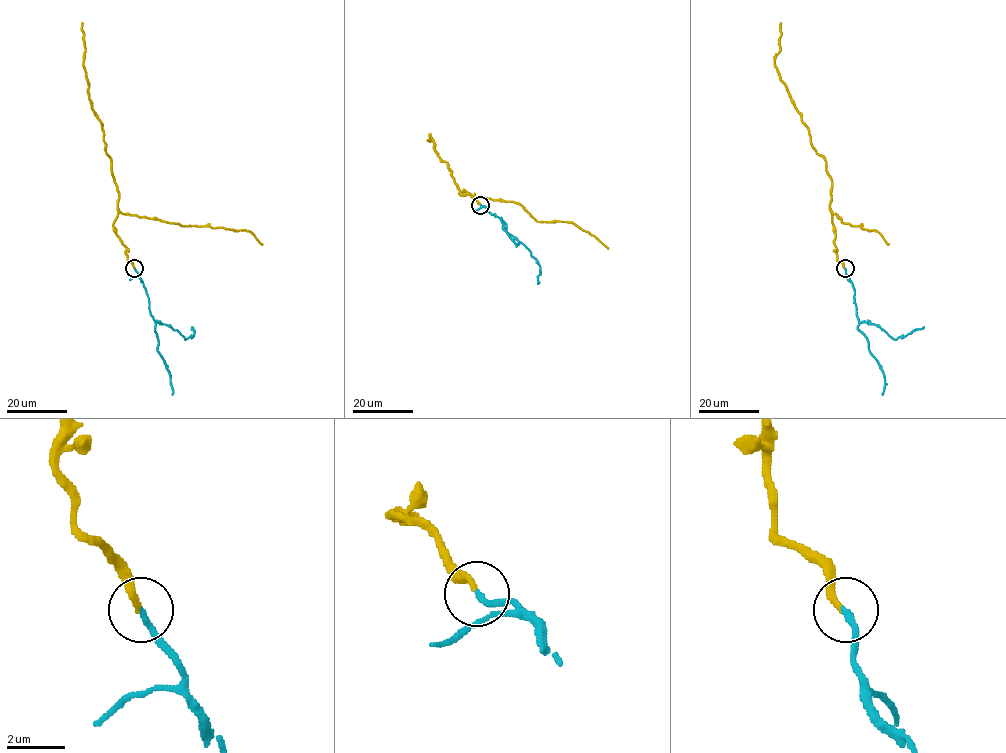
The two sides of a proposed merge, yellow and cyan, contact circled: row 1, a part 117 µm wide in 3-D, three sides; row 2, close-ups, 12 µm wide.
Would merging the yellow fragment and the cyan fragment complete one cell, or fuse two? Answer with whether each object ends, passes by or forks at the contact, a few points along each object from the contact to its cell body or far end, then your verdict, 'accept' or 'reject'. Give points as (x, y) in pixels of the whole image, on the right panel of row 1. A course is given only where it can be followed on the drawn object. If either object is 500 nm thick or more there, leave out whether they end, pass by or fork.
yellow ends; cyan ends; course yellow (844, 268), (834, 243), (825, 159), (812, 146), (774, 64), (781, 22); course cyan (844, 268), (852, 283), (860, 322), (874, 324), (895, 339), (924, 327); accept

